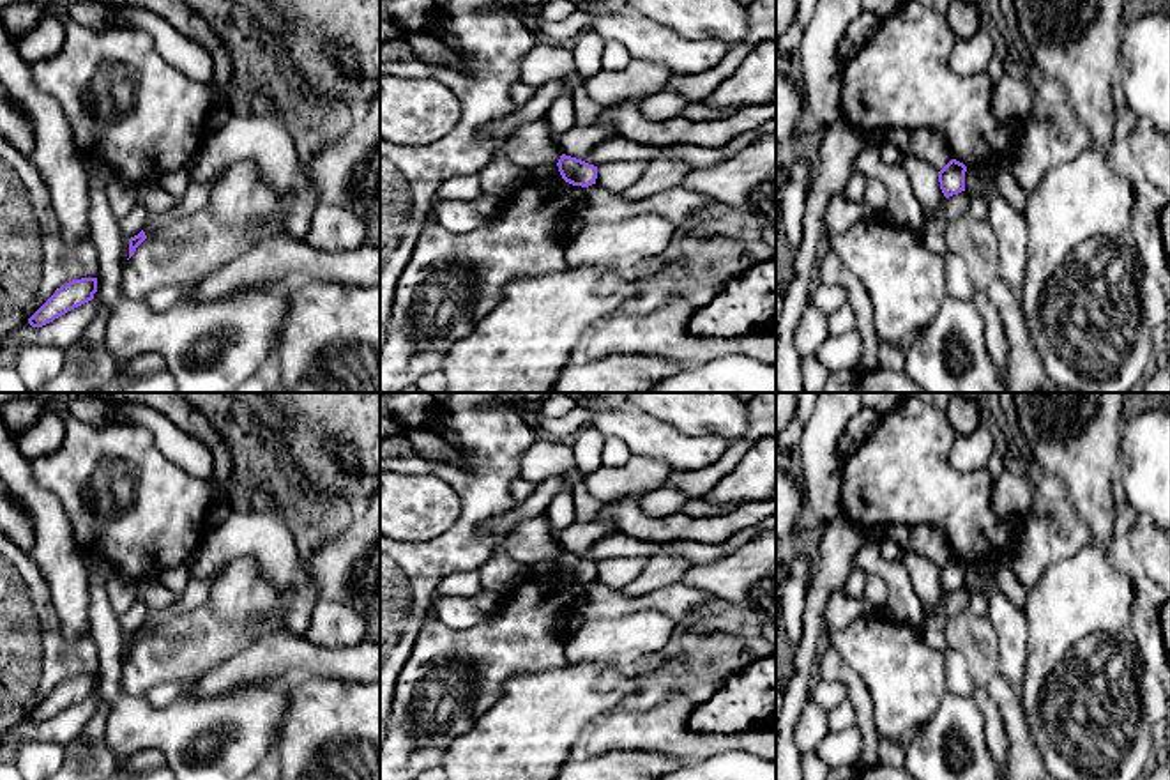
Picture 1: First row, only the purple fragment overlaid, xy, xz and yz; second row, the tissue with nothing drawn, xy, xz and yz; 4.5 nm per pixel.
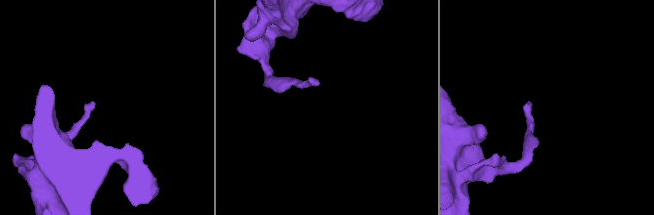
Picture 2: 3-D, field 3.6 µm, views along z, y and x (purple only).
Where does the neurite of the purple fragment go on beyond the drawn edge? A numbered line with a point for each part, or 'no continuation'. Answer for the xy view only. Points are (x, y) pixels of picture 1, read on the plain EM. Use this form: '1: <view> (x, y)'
no continuation

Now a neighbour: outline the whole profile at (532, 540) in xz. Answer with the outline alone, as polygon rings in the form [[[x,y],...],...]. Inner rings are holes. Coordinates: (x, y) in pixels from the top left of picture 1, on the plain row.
[[[546,513],[523,520],[516,529],[497,539],[497,550],[525,566],[539,561],[557,561],[562,547],[557,543]]]

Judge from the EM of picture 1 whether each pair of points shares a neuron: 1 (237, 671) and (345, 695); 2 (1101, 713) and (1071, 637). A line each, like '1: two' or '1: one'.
1: two
2: one

